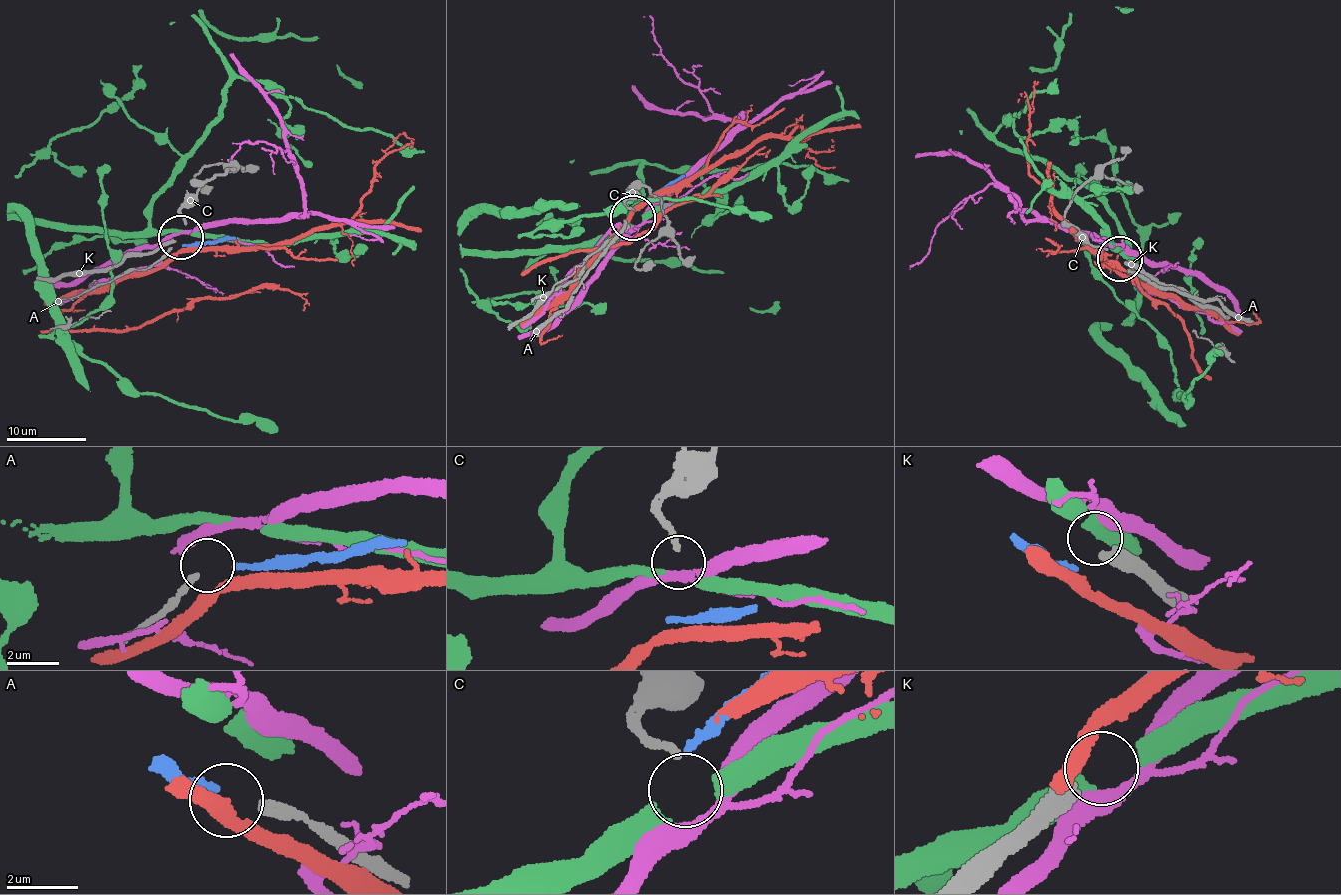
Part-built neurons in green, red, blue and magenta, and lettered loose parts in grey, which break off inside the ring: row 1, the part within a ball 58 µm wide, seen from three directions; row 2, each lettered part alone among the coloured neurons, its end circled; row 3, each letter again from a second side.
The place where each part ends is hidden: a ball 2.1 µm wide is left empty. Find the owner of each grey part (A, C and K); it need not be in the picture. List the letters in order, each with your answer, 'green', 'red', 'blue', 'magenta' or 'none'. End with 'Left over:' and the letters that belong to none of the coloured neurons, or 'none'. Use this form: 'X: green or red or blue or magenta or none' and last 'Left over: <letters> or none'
A: blue
C: green
K: none
Left over: K

